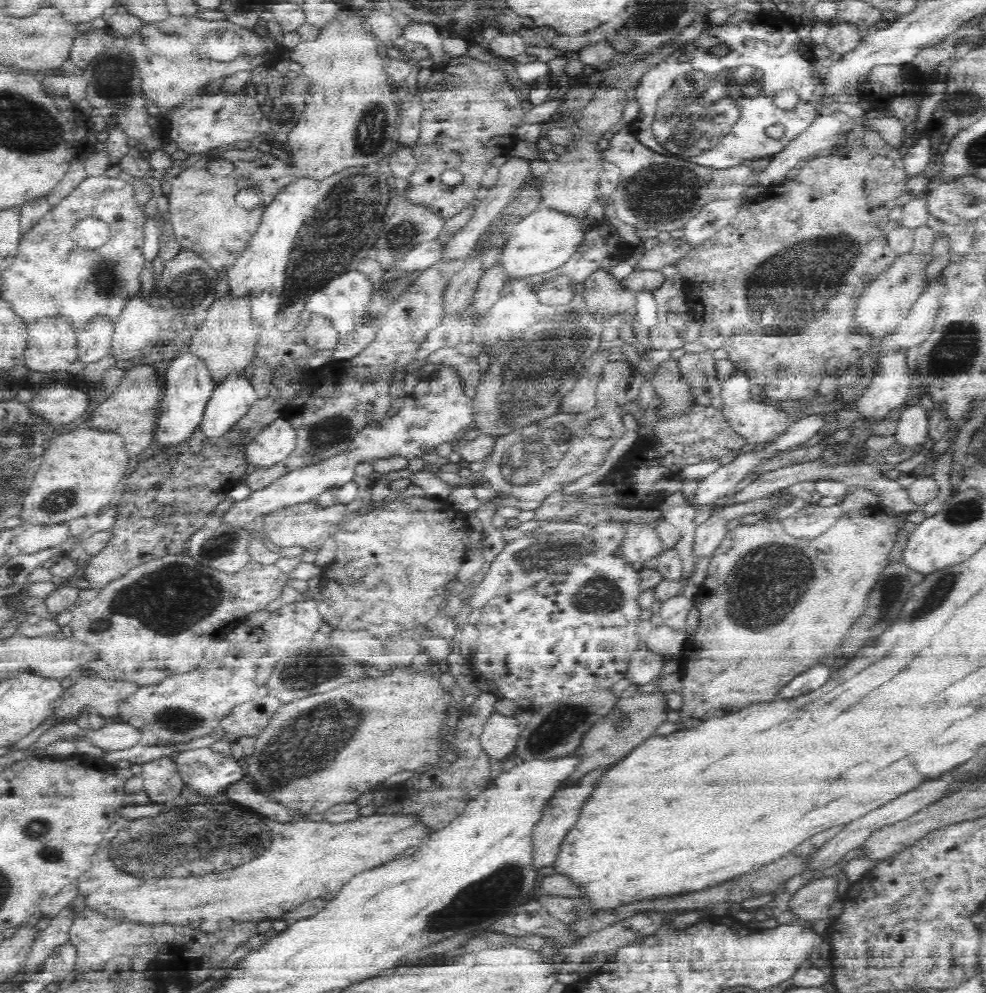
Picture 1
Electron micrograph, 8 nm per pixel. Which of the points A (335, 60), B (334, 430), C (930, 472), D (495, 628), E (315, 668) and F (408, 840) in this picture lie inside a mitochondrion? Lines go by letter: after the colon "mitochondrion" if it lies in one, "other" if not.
A: other
B: mitochondrion
C: other
D: other
E: mitochondrion
F: other

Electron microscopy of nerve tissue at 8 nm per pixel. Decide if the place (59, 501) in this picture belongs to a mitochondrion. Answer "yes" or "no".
yes

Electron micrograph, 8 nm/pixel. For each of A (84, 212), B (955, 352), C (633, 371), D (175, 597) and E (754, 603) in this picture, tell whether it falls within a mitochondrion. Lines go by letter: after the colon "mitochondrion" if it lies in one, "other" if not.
A: other
B: mitochondrion
C: other
D: mitochondrion
E: mitochondrion

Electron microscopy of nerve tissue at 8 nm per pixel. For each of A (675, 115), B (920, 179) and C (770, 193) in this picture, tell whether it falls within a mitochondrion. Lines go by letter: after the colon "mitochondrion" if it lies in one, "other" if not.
A: mitochondrion
B: other
C: other

